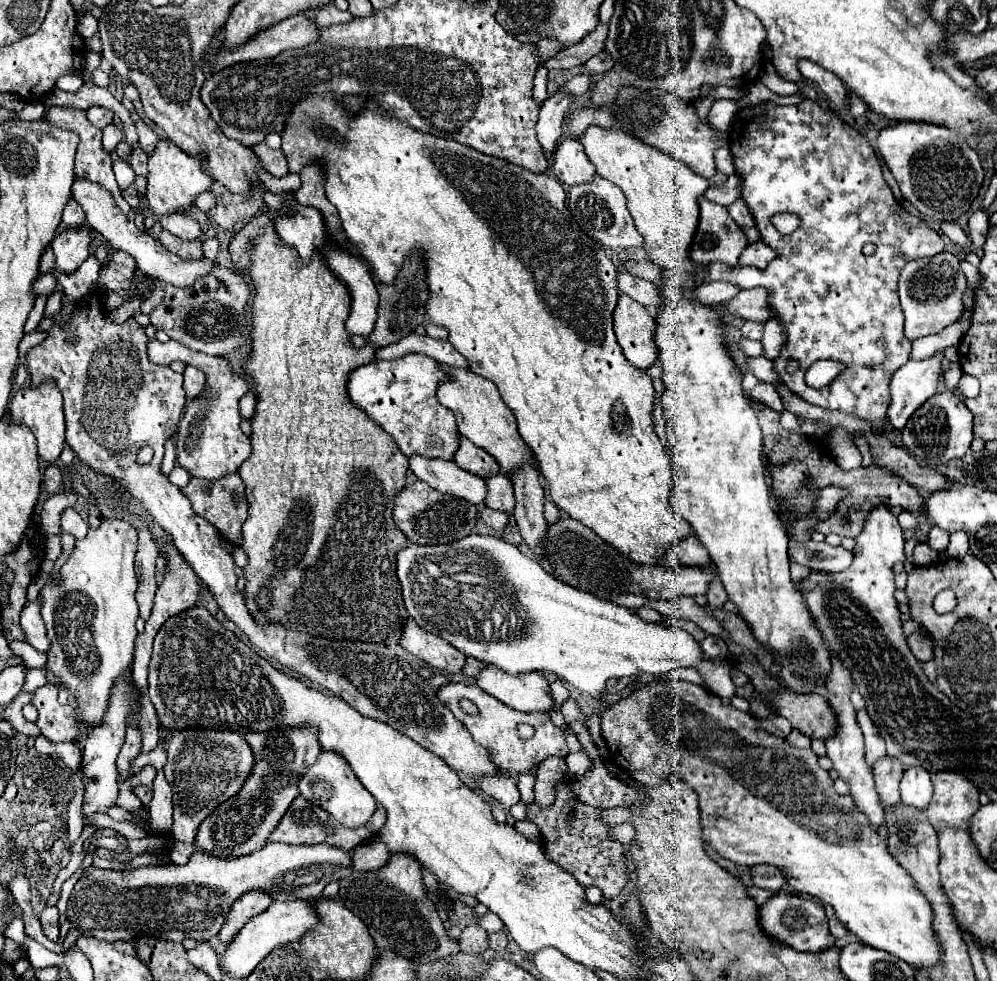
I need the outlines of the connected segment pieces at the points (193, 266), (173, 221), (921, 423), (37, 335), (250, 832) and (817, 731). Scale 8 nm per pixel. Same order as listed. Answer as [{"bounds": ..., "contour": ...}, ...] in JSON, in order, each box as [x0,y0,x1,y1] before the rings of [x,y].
[{"bounds":[71,178,219,286],"contour":[[[75,178],[73,182],[73,188],[71,188],[71,196],[83,206],[85,214],[87,214],[87,222],[93,230],[97,230],[99,234],[103,234],[103,240],[107,240],[115,250],[123,250],[127,254],[131,254],[137,262],[137,266],[147,274],[147,276],[153,276],[161,282],[167,282],[167,284],[173,284],[173,286],[193,286],[197,278],[203,278],[203,274],[209,274],[211,270],[219,268],[217,260],[209,260],[209,258],[199,258],[199,260],[181,260],[177,254],[171,254],[161,242],[157,242],[151,234],[147,232],[141,232],[137,226],[135,226],[135,212],[133,212],[140,203],[137,196],[137,192],[134,185],[129,186],[122,193],[123,198],[131,206],[131,212],[129,214],[123,214],[115,200],[111,198],[111,194],[107,190],[103,190],[101,186],[89,182],[89,180],[83,180],[83,178]]]},{"bounds":[161,214,201,240],"contour":[[[171,214],[171,216],[165,216],[161,220],[163,228],[169,230],[171,234],[183,238],[183,240],[197,240],[201,238],[201,230],[199,230],[199,224],[197,220],[193,220],[189,214]]]},{"bounds":[901,392,973,466],"contour":[[[941,392],[931,396],[915,414],[909,418],[907,426],[901,432],[903,446],[921,466],[939,466],[947,464],[953,458],[961,458],[973,440],[973,414],[967,406],[957,400],[951,392]]]},{"bounds":[19,330,47,357],"contour":[[[35,330],[35,332],[31,332],[31,334],[27,334],[19,344],[19,356],[25,357],[29,348],[33,348],[33,346],[41,344],[45,338],[47,338],[47,334],[41,334],[41,332],[37,332],[37,330]]]},{"bounds":[197,728,319,856],"contour":[[[279,728],[269,732],[249,732],[245,736],[251,752],[255,754],[255,766],[247,776],[235,798],[229,798],[197,830],[197,846],[213,856],[243,856],[263,848],[269,834],[275,830],[279,820],[291,802],[299,796],[297,782],[303,770],[311,768],[319,758],[317,732],[309,728]]]},{"bounds":[773,690,837,740],"contour":[[[787,690],[773,696],[779,714],[787,718],[793,730],[803,732],[811,740],[829,740],[837,728],[837,714],[819,694],[791,694]]]}]

